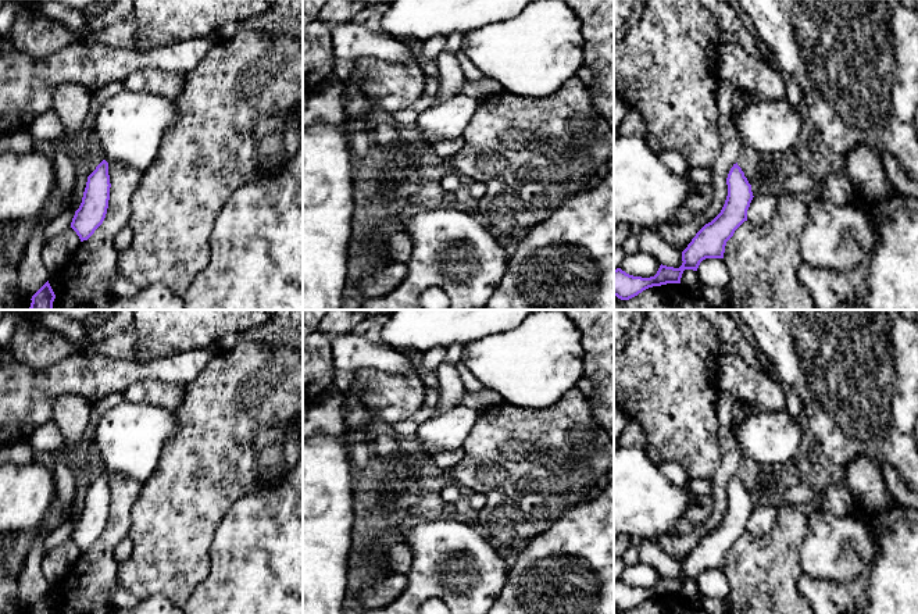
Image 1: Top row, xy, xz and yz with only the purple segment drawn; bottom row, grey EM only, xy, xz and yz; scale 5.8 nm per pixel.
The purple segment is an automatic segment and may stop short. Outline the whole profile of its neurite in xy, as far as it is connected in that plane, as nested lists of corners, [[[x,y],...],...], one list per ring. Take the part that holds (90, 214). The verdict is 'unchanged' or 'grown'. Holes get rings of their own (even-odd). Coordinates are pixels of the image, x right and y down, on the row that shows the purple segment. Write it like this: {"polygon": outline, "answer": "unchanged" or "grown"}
{"polygon": [[[121,90],[100,107],[94,131],[104,149],[104,160],[87,176],[82,203],[75,211],[71,228],[76,232],[81,242],[87,240],[103,224],[110,200],[108,164],[114,161],[125,163],[140,172],[146,172],[158,154],[164,132],[176,119],[176,100],[158,96],[151,92]]], "answer": "grown"}

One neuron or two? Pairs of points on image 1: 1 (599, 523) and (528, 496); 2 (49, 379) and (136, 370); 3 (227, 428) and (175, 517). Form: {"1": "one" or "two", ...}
{"1": "two", "2": "one", "3": "one"}

